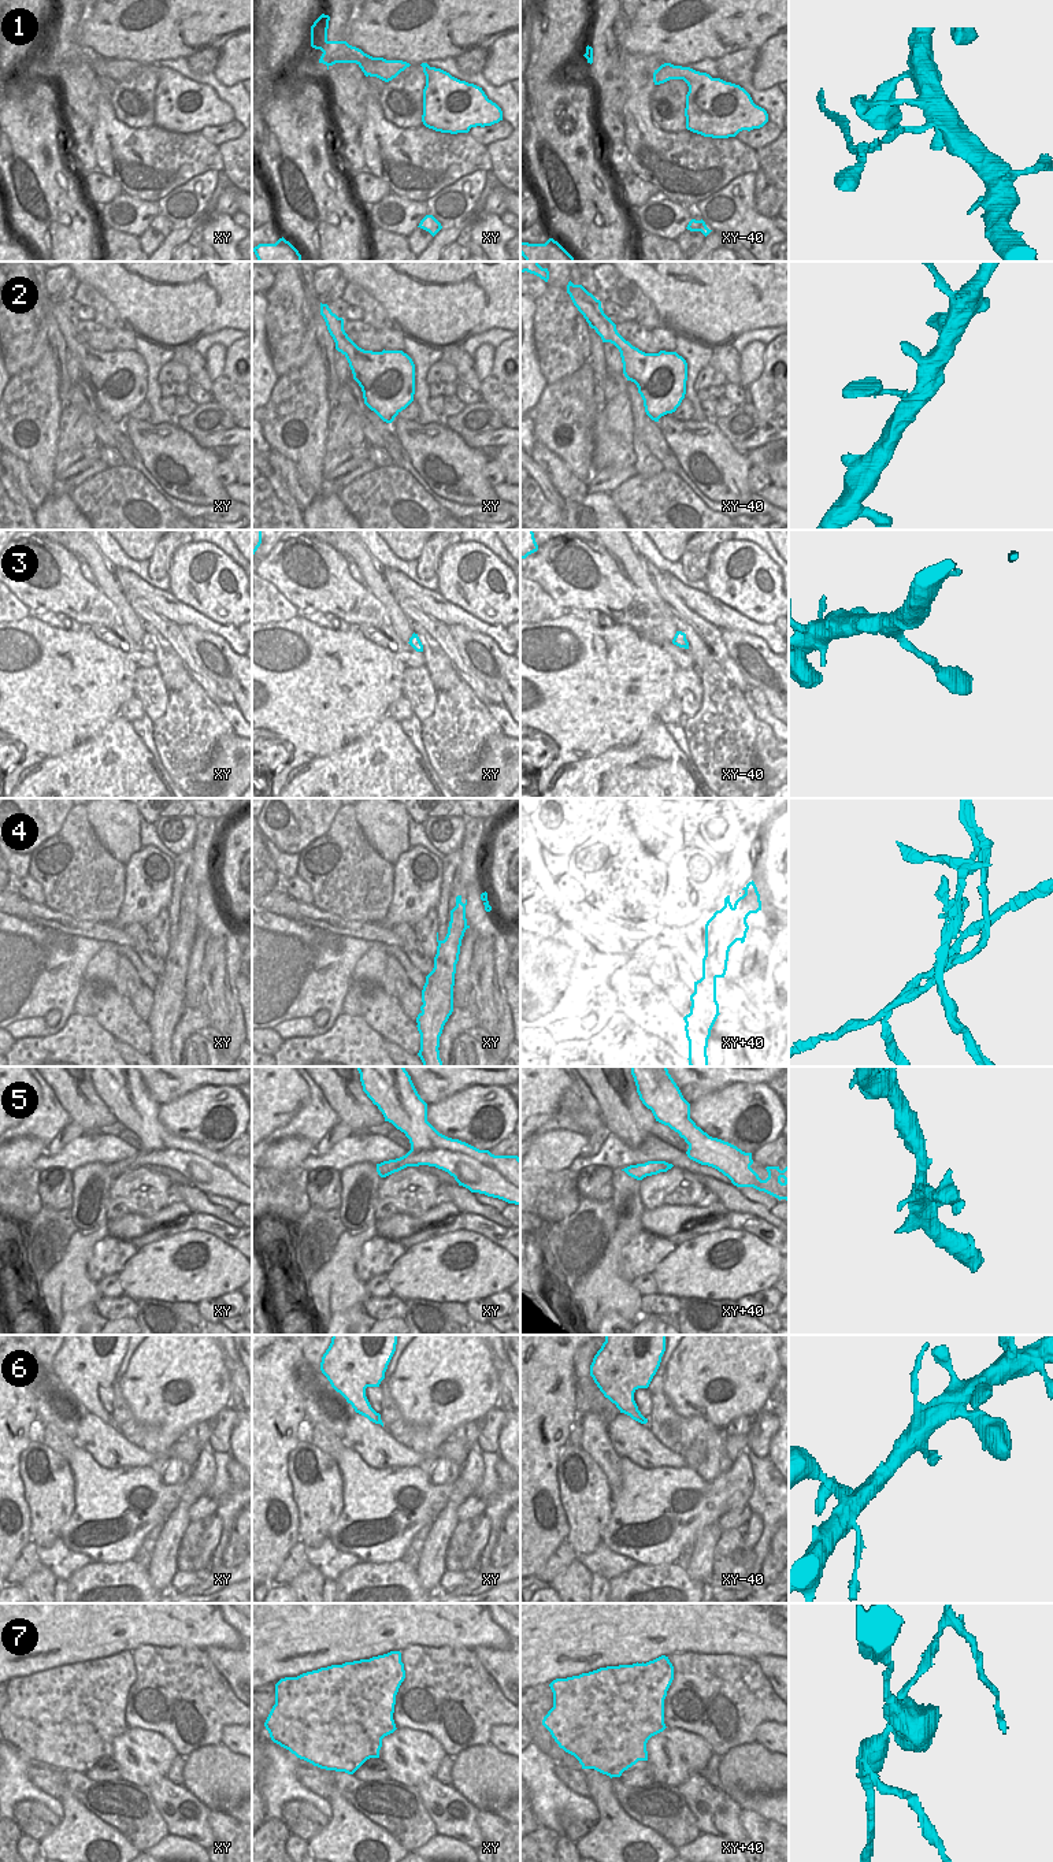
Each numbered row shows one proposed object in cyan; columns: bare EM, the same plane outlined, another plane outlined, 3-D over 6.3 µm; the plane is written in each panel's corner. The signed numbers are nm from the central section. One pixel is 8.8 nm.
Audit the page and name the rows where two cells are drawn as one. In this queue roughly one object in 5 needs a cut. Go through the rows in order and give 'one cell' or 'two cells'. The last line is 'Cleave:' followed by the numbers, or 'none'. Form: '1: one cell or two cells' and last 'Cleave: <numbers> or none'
1: two cells
2: one cell
3: one cell
4: two cells
5: one cell
6: one cell
7: two cells
Cleave: 1, 4, 7

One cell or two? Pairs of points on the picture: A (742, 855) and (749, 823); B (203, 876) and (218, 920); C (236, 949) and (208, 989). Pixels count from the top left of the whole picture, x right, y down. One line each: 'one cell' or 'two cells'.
A: one cell
B: two cells
C: two cells

